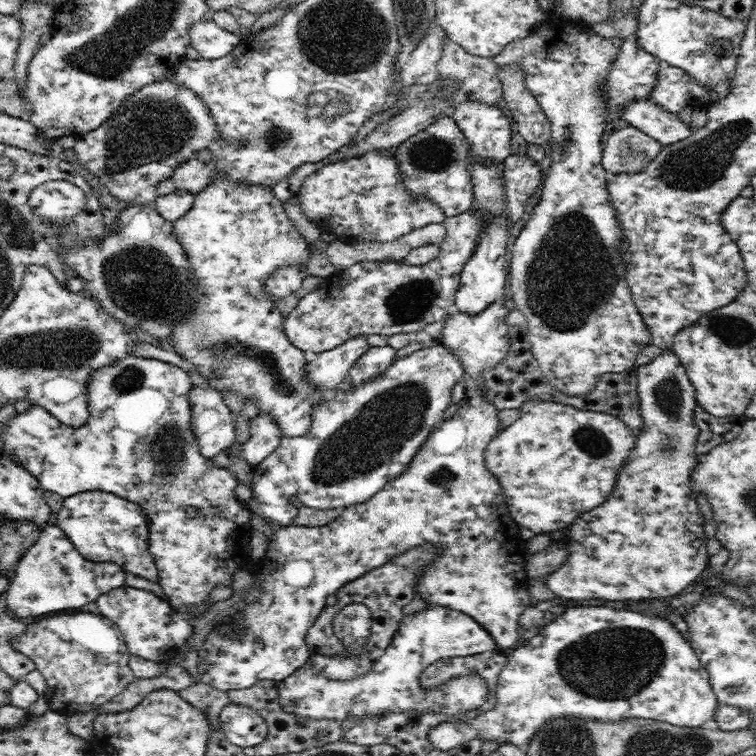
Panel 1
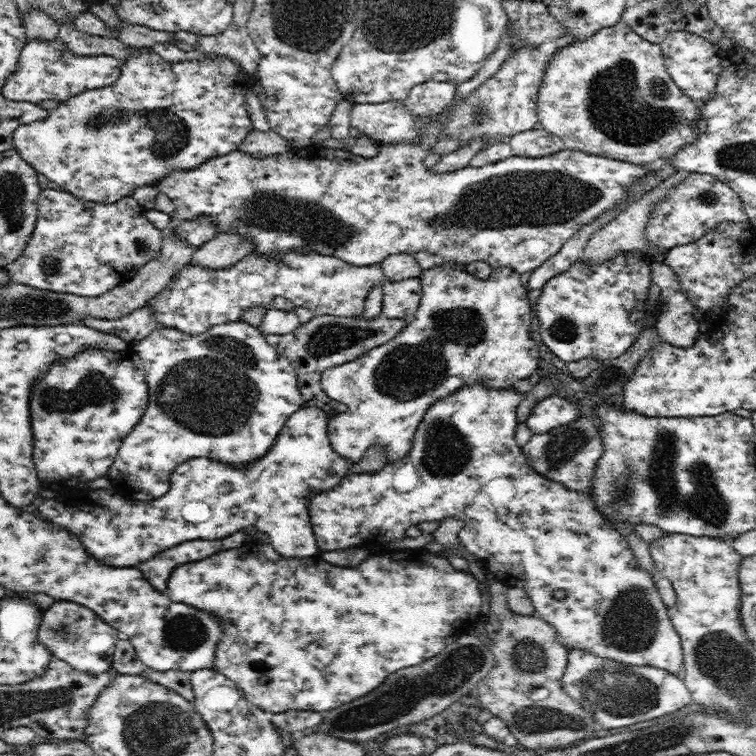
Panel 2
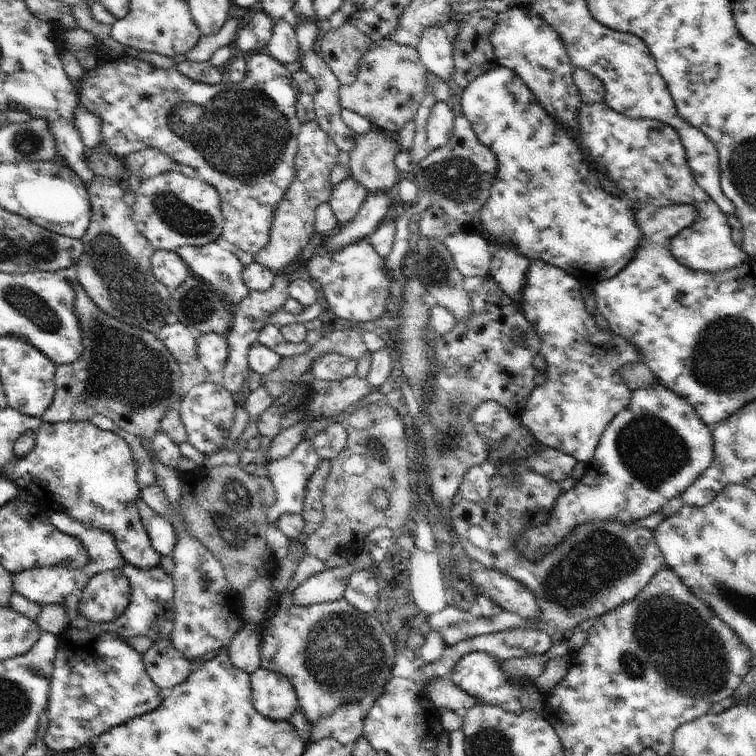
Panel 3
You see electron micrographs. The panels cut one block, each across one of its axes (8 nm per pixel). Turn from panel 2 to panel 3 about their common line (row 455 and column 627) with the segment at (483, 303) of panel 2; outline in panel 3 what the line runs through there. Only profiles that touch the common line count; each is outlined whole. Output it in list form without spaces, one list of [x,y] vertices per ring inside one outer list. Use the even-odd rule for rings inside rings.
[[[533,260],[528,268],[526,284],[522,288],[521,312],[534,326],[534,331],[538,332],[539,353],[546,359],[548,367],[545,374],[548,379],[532,390],[522,409],[520,420],[542,445],[569,454],[578,462],[592,461],[602,433],[616,414],[630,404],[632,391],[619,375],[620,367],[628,362],[642,362],[643,356],[626,338],[618,336],[612,329],[604,330],[596,324],[594,315],[586,312],[582,286],[574,276],[543,260]]]

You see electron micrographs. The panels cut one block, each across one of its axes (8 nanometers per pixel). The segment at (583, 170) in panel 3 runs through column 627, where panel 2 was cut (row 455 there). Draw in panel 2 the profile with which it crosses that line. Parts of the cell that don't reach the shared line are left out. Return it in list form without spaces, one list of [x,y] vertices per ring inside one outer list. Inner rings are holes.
[[[237,320],[231,323],[220,324],[208,328],[204,334],[187,334],[176,328],[164,328],[160,326],[154,332],[150,332],[144,340],[136,341],[131,344],[130,350],[136,354],[137,358],[144,365],[145,377],[149,390],[149,403],[138,424],[122,440],[114,462],[110,465],[107,477],[111,481],[111,487],[123,497],[132,500],[149,500],[162,496],[169,489],[169,478],[177,464],[182,464],[185,460],[194,457],[206,457],[215,462],[227,464],[232,468],[240,468],[246,464],[252,464],[266,456],[266,452],[272,448],[276,442],[278,434],[284,428],[286,421],[293,412],[301,409],[304,402],[301,397],[300,389],[297,385],[297,372],[293,364],[285,357],[280,356],[273,346],[270,346],[258,329],[250,326],[248,322]]]

